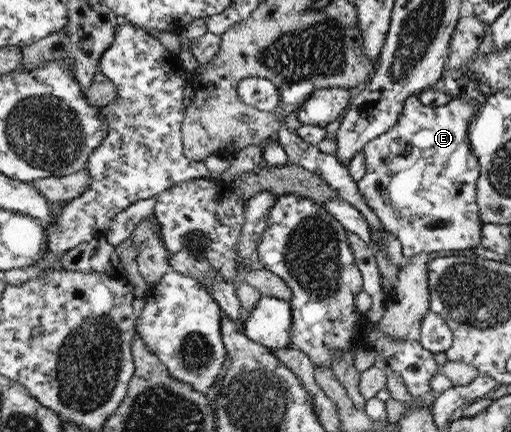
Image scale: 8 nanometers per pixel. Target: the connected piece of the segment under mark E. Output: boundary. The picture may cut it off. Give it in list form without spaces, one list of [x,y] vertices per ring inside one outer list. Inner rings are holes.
[[[415,95],[405,100],[397,124],[370,140],[361,150],[366,173],[358,182],[358,190],[379,217],[380,224],[397,238],[398,253],[410,258],[422,252],[441,250],[481,250],[481,220],[476,203],[476,180],[480,166],[469,146],[469,124],[476,114],[476,104],[465,95],[452,96],[443,106],[425,106]]]

